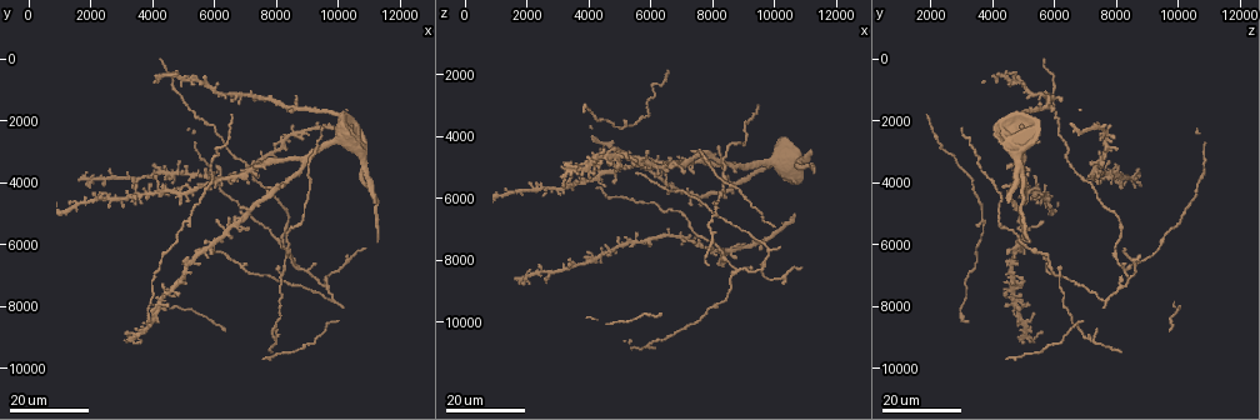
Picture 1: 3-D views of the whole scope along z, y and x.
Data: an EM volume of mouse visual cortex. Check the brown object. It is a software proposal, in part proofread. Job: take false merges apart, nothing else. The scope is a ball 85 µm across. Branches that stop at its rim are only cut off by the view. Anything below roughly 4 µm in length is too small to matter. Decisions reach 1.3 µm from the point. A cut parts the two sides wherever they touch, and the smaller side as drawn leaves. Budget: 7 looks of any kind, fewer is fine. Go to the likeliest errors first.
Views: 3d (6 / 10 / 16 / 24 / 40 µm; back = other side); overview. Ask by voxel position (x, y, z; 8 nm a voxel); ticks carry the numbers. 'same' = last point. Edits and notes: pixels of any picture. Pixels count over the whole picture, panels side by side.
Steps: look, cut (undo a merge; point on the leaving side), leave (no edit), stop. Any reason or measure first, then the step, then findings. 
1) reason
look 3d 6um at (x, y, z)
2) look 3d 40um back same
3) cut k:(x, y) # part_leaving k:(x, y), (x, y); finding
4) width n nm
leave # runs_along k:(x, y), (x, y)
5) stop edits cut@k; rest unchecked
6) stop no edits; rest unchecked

a fork
look 3d 24um at (8100, 7100, 6100)

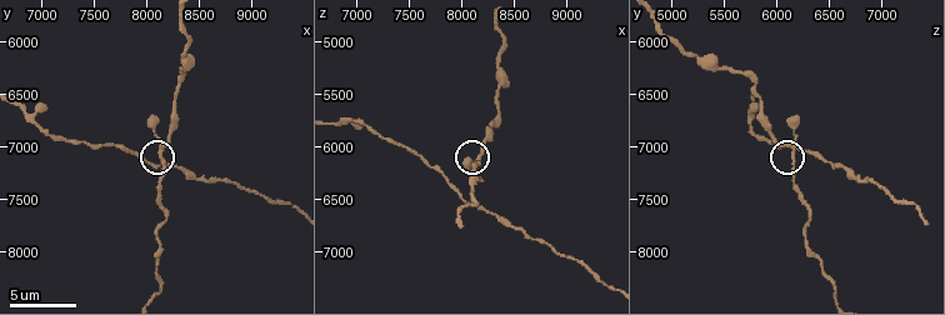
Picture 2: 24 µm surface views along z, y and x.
look 3d 10um at (8140, 7080, 6160)

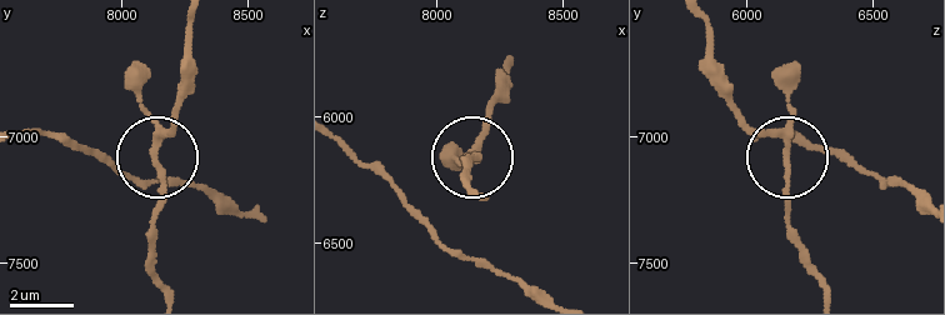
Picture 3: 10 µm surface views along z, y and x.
arms 3
leave # all the same neuron

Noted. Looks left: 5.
look 3d 16um at (9500, 7400, 8200)

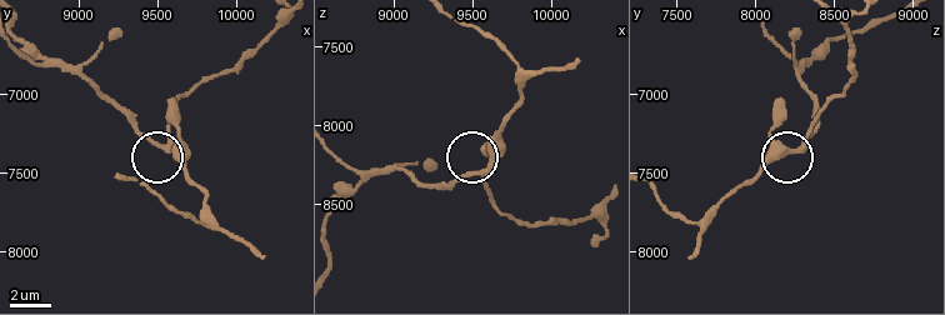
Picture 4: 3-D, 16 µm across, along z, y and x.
look 3d 6um at (9560, 7340, 8300)

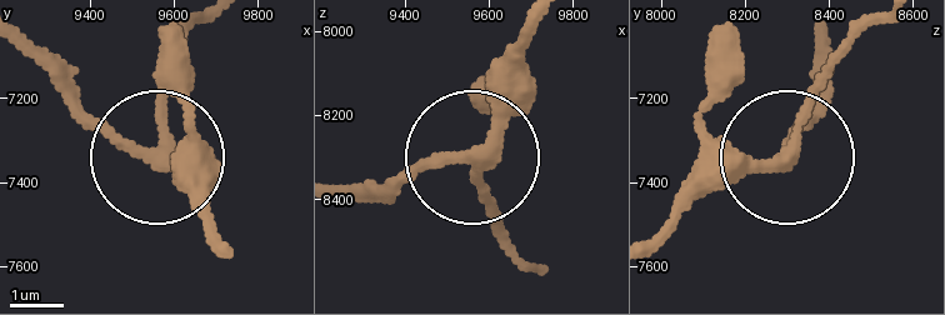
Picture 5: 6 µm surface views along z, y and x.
look 3d 6um back at (9555, 7335, 8305)

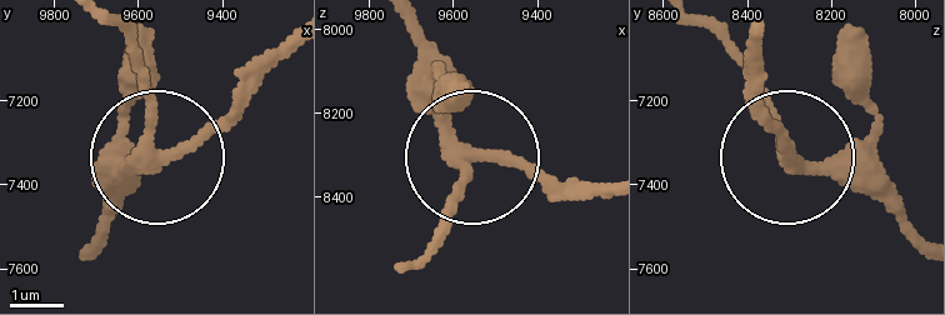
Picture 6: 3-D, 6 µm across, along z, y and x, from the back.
arms 3
leave # runs_along 6:(403, 20), (469, 154), (451, 230); continuous, no second neuron

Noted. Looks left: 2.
three-way junction
look 3d 24um at (5100, 5200, 3700)

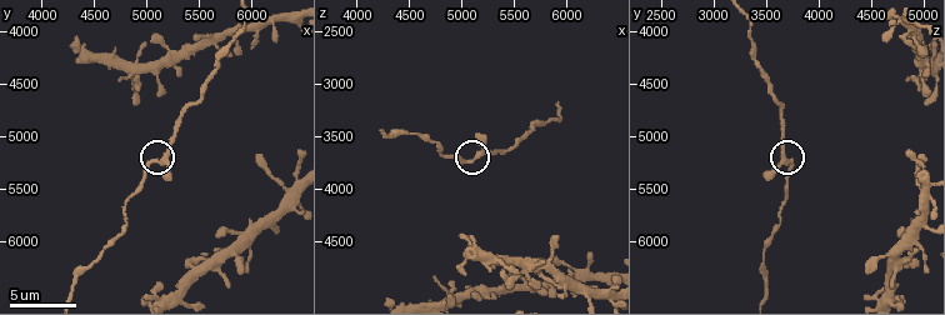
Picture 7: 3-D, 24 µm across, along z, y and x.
zoom in
look 3d 6um at (5200, 5160, 3660)

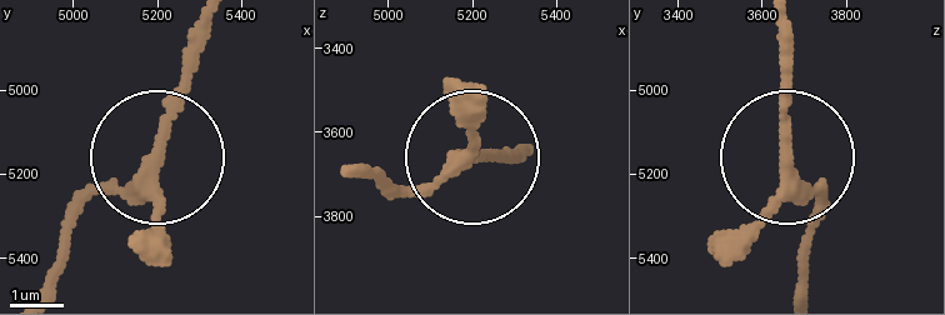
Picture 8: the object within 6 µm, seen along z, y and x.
arms 3
leave # one neuron here

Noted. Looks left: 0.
stop no edits; rest unchecked

